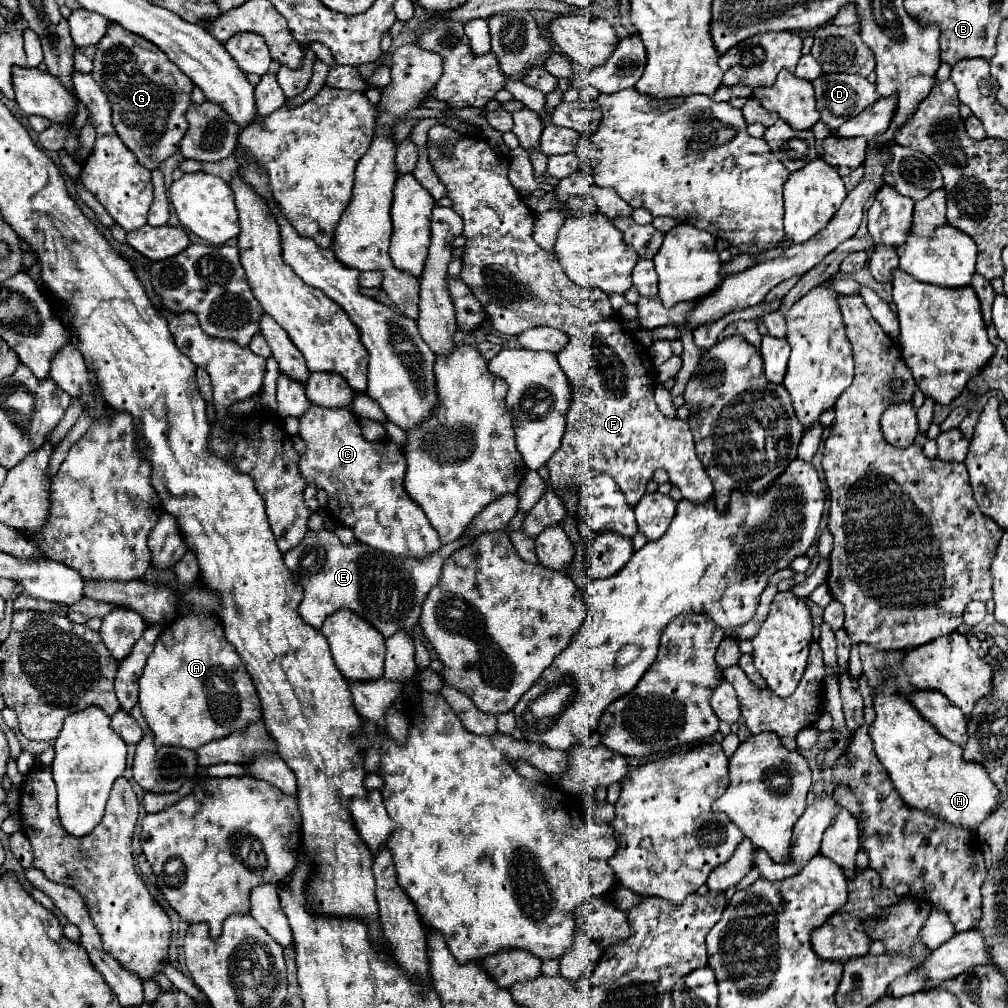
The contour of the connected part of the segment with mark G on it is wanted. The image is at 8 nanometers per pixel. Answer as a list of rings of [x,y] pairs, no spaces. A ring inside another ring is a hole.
[[[111,24],[105,38],[97,44],[93,58],[93,78],[107,94],[113,108],[113,124],[123,144],[135,154],[139,164],[151,172],[179,150],[179,142],[187,132],[185,112],[191,104],[191,78],[167,60],[149,40],[127,32],[119,24]]]

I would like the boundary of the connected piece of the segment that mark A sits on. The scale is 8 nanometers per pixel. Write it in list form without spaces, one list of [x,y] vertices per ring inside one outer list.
[[[201,614],[181,616],[179,620],[169,624],[157,638],[155,650],[149,654],[149,660],[139,678],[139,708],[153,732],[157,748],[183,746],[197,750],[211,740],[243,732],[251,722],[261,720],[261,704],[257,690],[235,648],[225,640],[221,622],[215,616]]]

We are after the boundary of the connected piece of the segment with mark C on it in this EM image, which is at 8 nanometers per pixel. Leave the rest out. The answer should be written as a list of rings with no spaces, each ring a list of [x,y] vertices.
[[[313,404],[299,418],[299,436],[307,446],[299,458],[301,476],[307,484],[327,492],[331,516],[351,528],[357,542],[395,556],[425,558],[437,552],[441,542],[435,528],[403,488],[407,462],[395,442],[387,438],[369,442],[361,436],[353,412]]]

